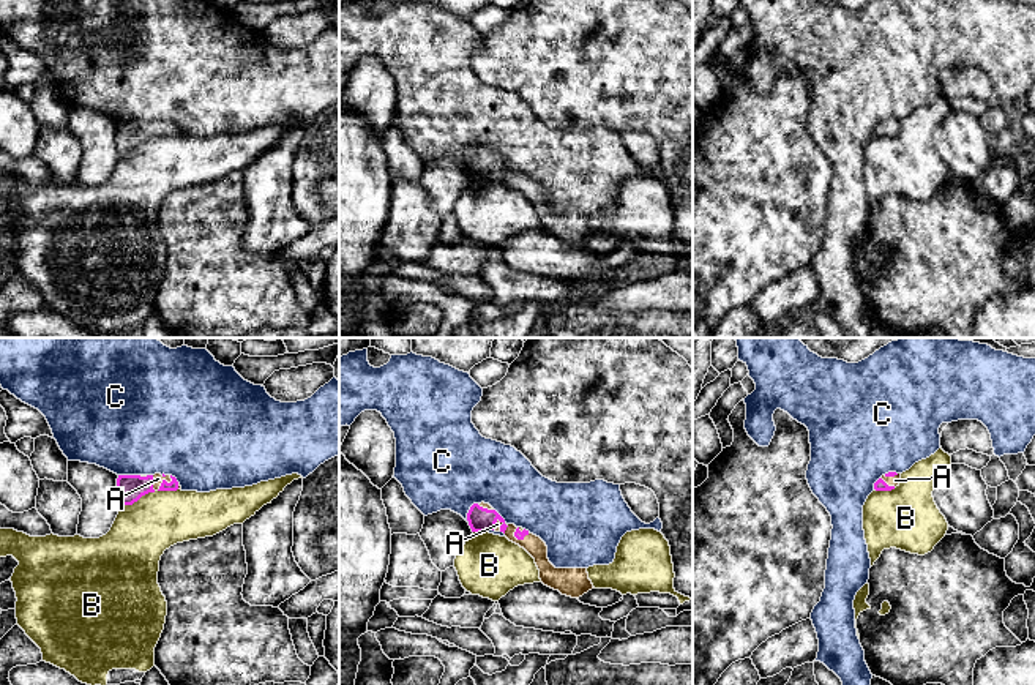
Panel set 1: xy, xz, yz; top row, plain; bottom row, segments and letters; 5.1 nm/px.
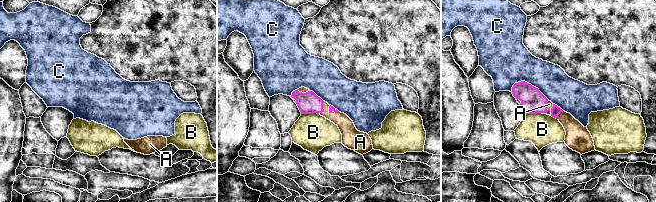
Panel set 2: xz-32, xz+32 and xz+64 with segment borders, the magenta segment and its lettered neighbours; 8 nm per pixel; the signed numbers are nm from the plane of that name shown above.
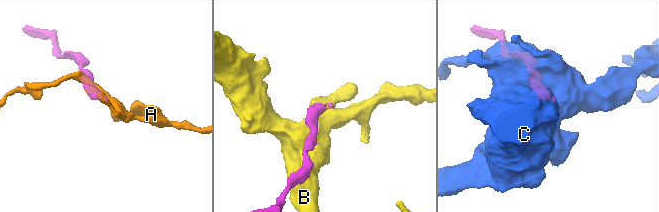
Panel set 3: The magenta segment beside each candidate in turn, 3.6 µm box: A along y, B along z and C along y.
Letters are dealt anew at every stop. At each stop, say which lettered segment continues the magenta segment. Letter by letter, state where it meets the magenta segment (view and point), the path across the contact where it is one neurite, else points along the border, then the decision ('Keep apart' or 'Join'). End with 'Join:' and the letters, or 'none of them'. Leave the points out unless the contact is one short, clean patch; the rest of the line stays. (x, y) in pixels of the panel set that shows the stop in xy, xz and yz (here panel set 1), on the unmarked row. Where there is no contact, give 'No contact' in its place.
A: Touches magenta at xy (161, 130). Join
B: Touches magenta at xy (138, 145). Keep apart
C: Touches magenta at xz (469, 158). Keep apart
Join: A

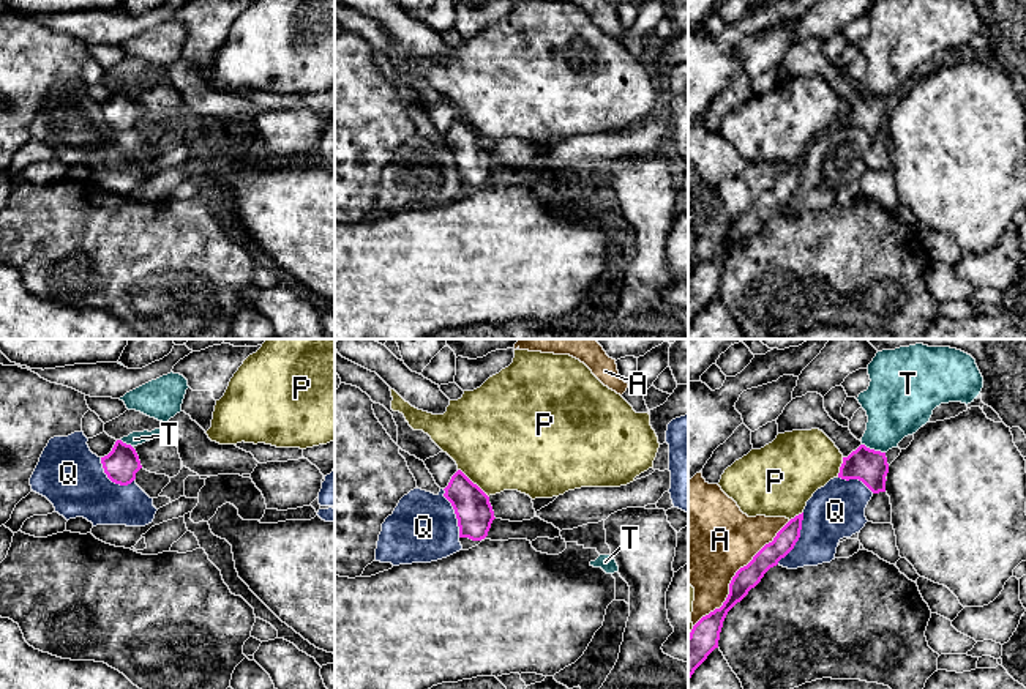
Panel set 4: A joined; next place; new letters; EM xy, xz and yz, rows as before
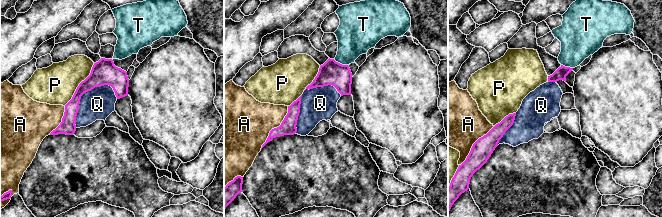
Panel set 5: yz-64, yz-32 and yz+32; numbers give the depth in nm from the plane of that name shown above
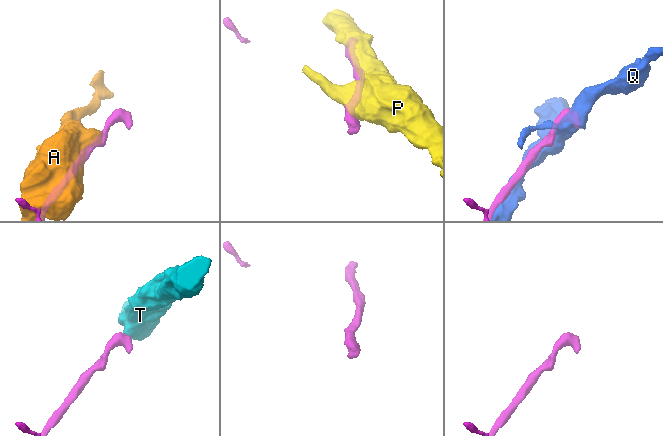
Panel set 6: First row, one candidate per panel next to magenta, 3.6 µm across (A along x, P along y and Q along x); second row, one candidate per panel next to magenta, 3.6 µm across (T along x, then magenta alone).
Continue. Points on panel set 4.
A: Touches magenta at yz (734, 223). Keep apart
P: Touches magenta at xz (472, 130). Keep apart
Q: Touches magenta at yz (799, 183). Keep apart
T: Touches magenta at yz (873, 96). Path across: yz (870, 114), (873, 96), (897, 54). Join
Join: T

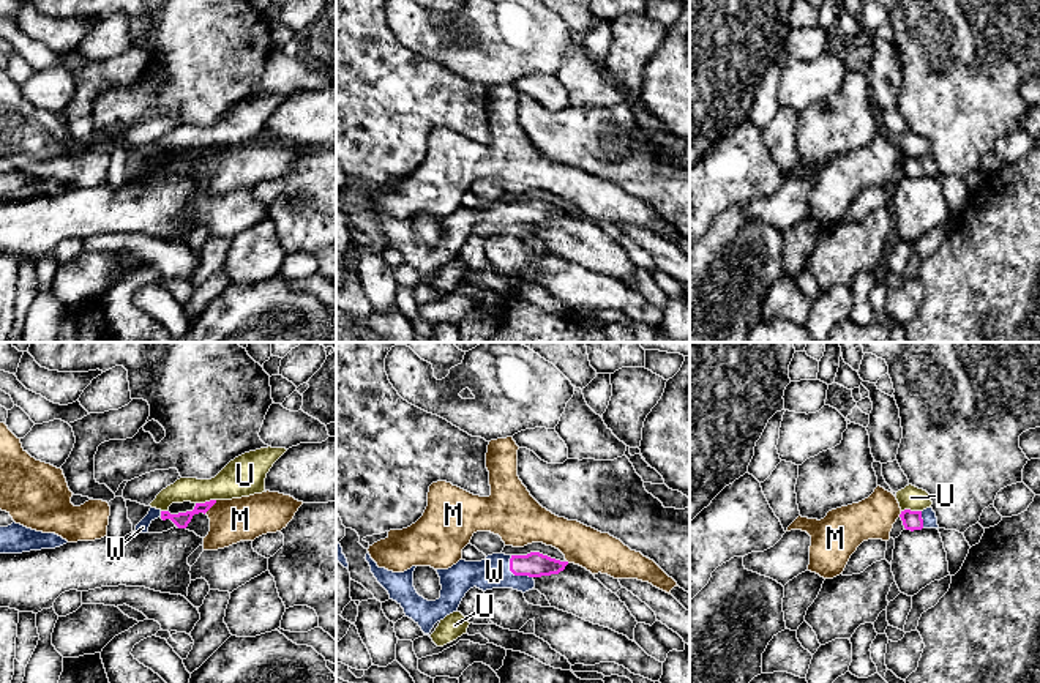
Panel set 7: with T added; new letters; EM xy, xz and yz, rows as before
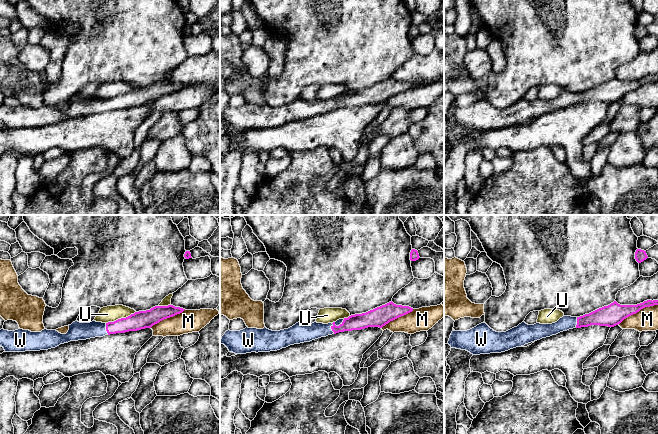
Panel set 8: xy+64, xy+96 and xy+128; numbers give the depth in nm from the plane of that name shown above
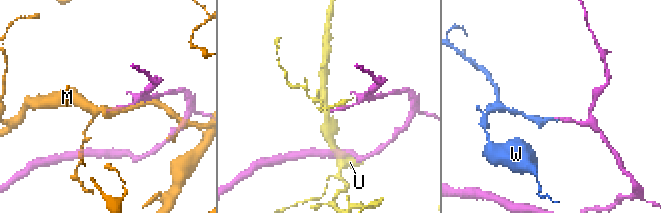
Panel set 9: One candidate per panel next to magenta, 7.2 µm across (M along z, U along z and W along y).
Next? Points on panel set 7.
M: Touches magenta at xy (210, 153). Keep apart
U: Touches magenta at xy (205, 149). Keep apart
W: Touches magenta at xz (515, 221). Path across: xz (534, 212), (515, 221), (494, 218). Join
Join: W

